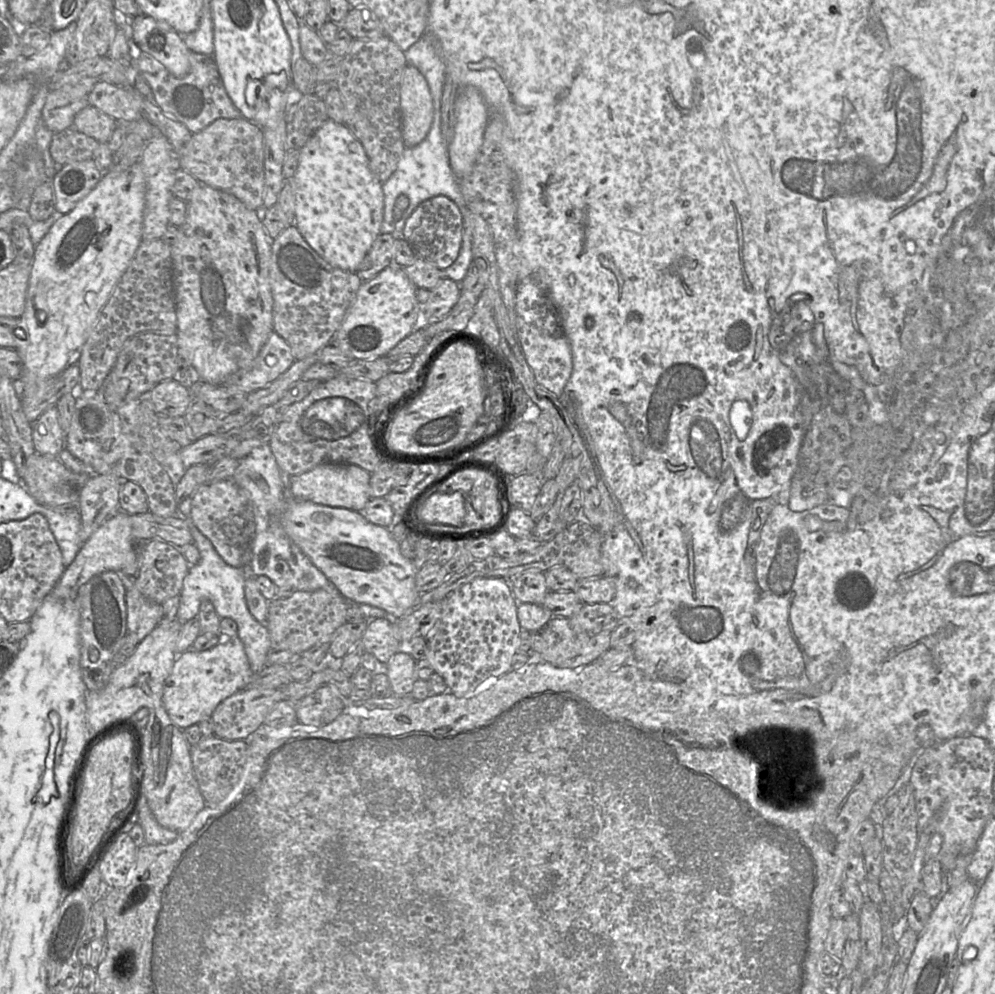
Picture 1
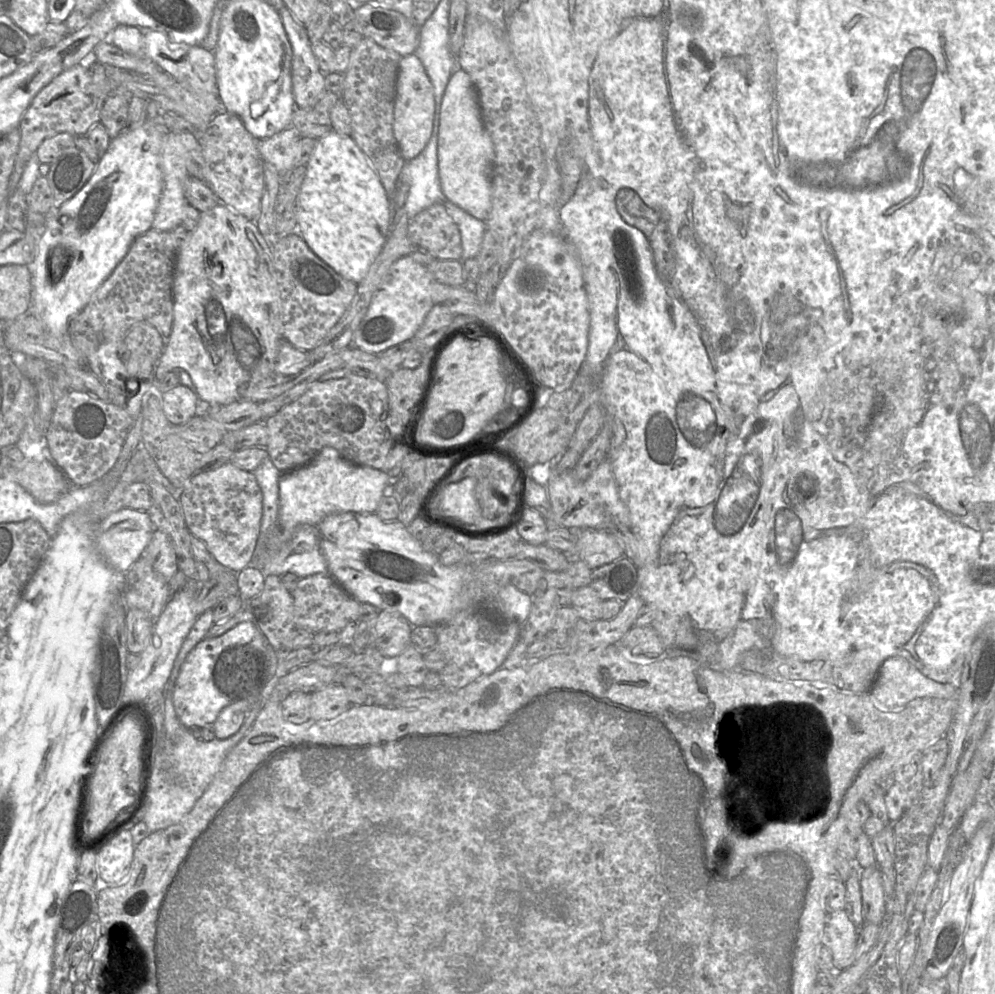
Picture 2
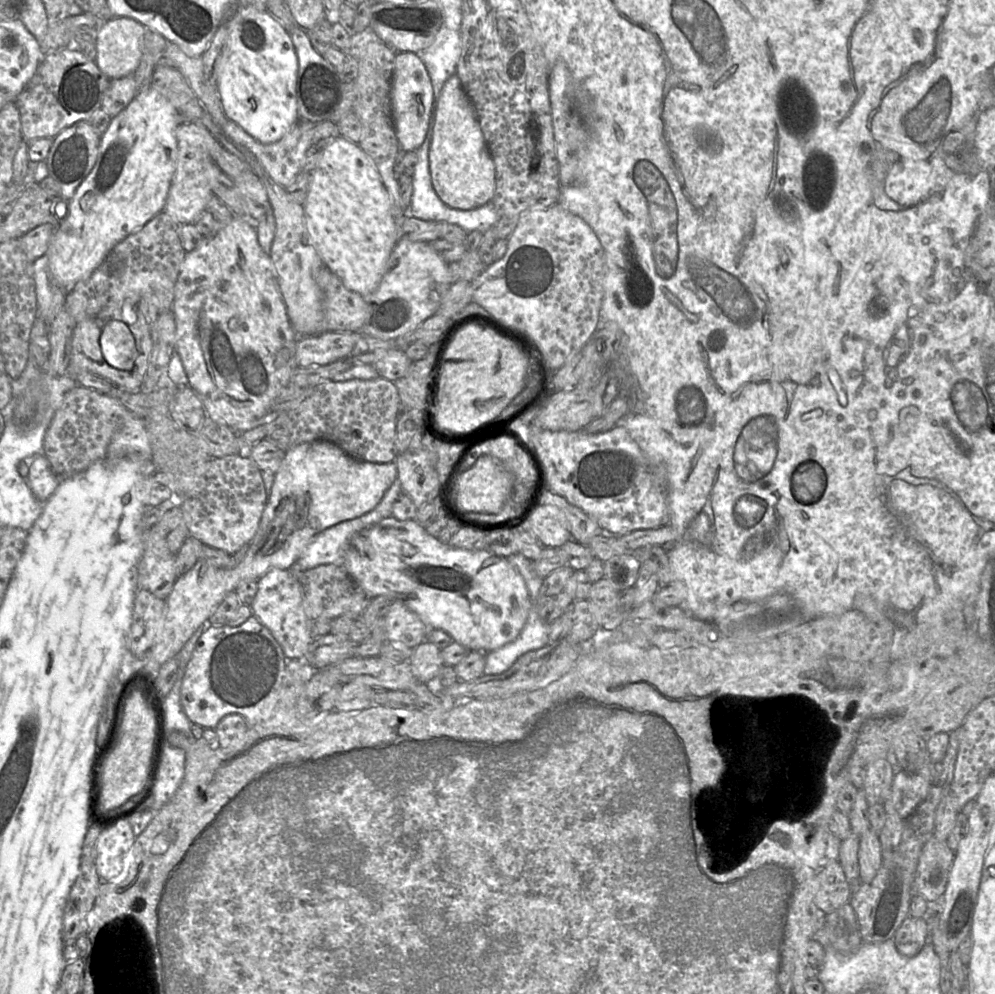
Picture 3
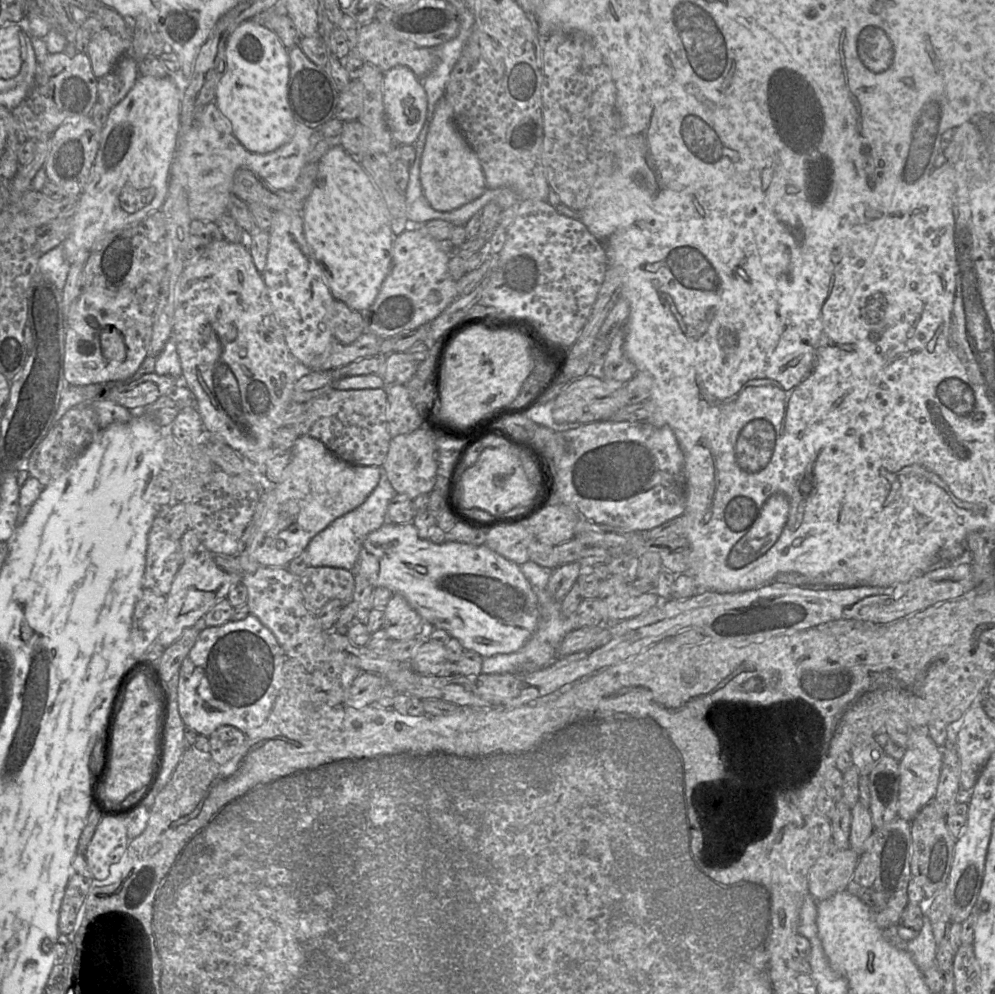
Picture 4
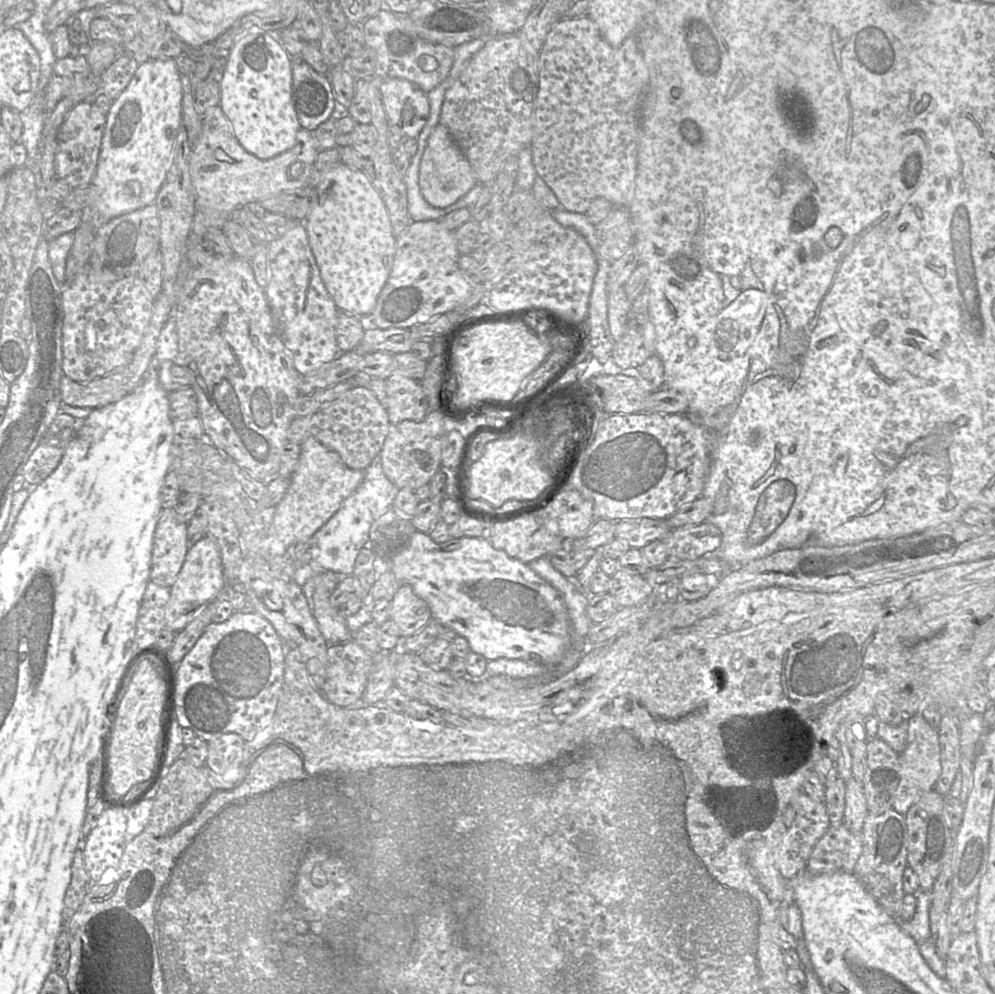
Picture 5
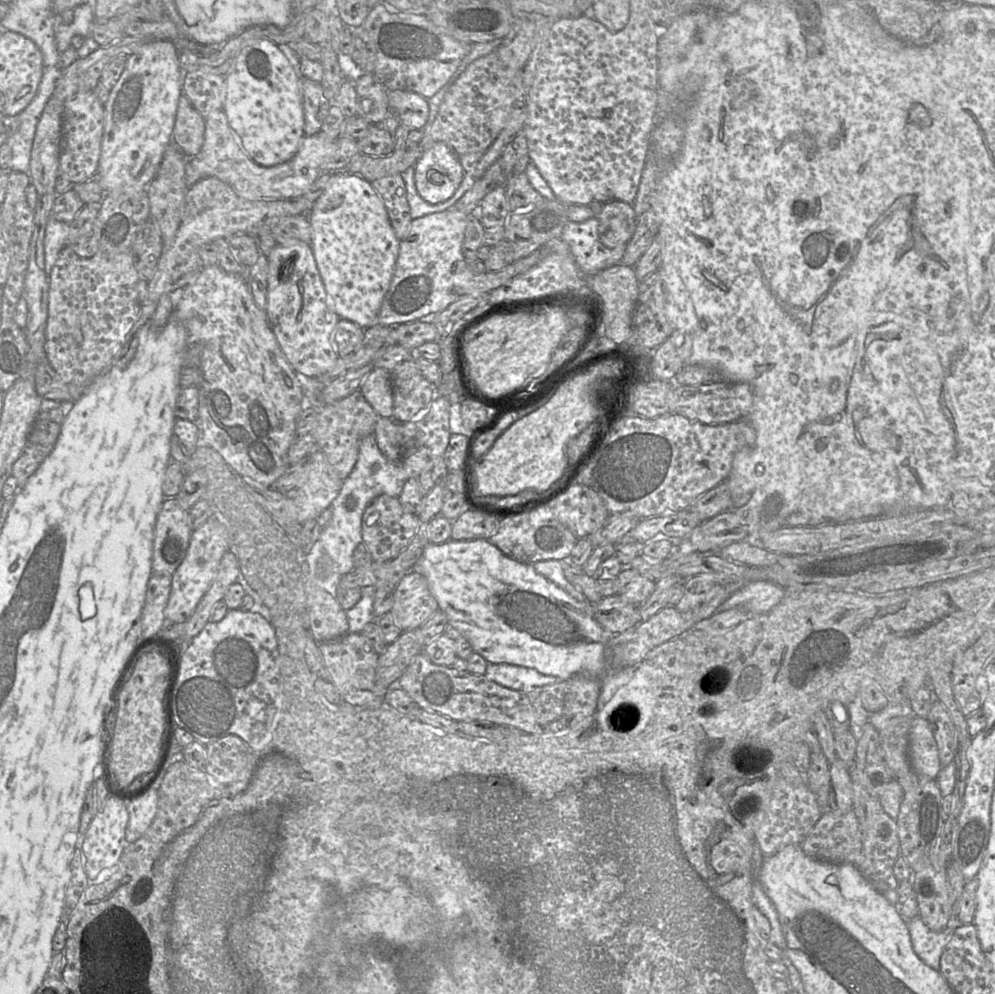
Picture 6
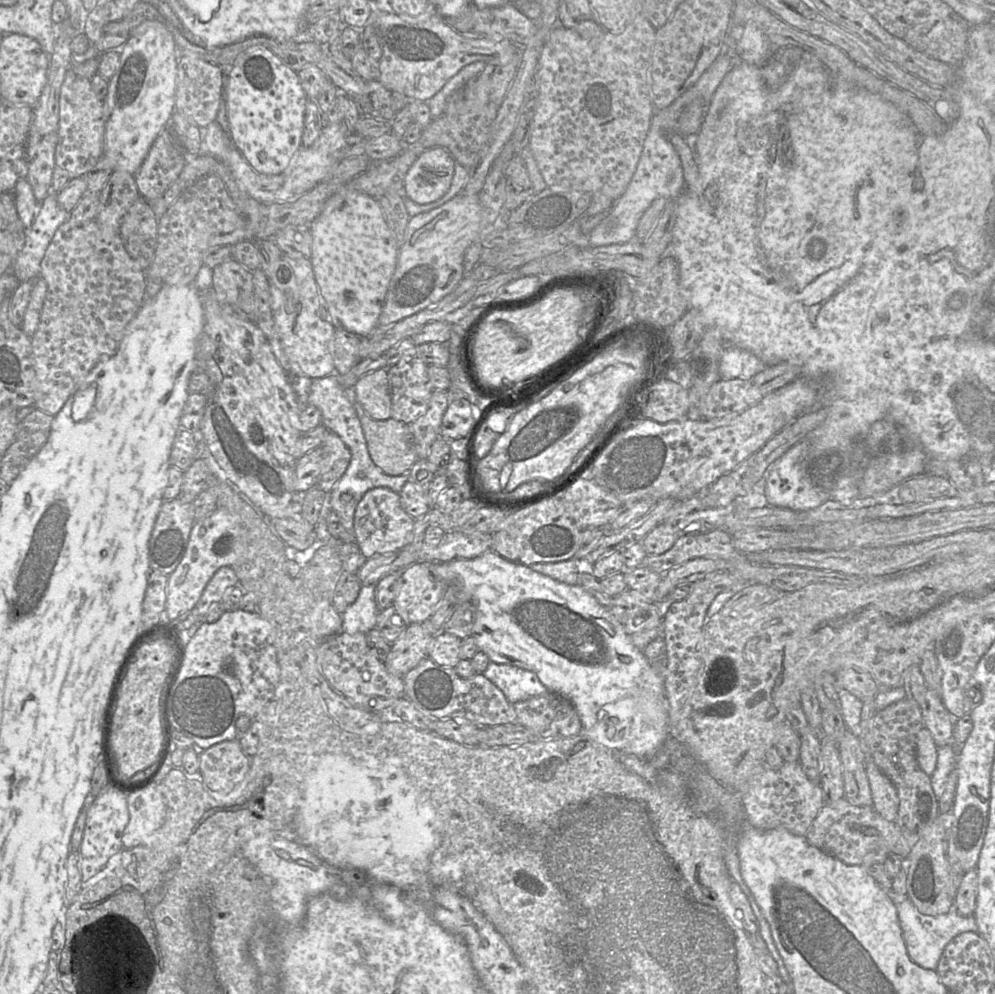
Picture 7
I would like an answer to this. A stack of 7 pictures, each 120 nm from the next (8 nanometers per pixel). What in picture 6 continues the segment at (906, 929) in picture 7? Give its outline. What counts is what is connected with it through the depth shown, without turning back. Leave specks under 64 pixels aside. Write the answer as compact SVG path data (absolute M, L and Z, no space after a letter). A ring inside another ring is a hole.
M920 916L907 921L907 928L914 952L929 967L939 971L943 950L953 932L953 921L940 932L931 930Z

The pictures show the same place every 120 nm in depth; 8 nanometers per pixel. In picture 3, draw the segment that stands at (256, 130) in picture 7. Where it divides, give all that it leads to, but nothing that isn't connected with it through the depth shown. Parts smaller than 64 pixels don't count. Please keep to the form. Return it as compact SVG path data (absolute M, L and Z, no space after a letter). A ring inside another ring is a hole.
M240 6L228 21L225 57L220 64L217 90L227 118L263 144L280 140L298 120L296 82L298 59L289 31L268 10Z

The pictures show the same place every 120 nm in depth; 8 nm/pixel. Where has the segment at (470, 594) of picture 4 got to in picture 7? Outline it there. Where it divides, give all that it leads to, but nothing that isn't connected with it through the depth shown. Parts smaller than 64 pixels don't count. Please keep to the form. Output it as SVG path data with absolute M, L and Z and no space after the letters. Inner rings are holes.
M488 550L473 559L456 559L450 562L440 562L440 576L441 579L456 589L458 604L465 601L471 601L474 604L475 621L471 636L475 639L478 650L484 652L491 662L508 664L534 672L549 692L560 695L573 704L581 720L582 731L590 738L597 739L601 738L602 735L613 735L612 740L617 738L617 735L614 735L611 730L612 726L608 726L613 724L608 724L609 721L606 719L601 720L605 705L635 695L638 691L639 678L643 671L650 665L650 662L645 657L643 651L639 650L633 644L631 635L625 632L621 623L611 614L608 608L601 605L581 585L569 585L559 582L532 570L530 566L509 561L493 550Z

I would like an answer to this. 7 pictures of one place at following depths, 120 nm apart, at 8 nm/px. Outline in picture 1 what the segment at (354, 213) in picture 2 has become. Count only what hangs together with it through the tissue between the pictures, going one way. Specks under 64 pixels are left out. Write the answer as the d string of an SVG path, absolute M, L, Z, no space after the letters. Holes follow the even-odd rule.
M327 119L300 149L298 167L292 178L294 225L325 261L356 272L381 233L384 213L382 183L371 170L361 142L345 124Z

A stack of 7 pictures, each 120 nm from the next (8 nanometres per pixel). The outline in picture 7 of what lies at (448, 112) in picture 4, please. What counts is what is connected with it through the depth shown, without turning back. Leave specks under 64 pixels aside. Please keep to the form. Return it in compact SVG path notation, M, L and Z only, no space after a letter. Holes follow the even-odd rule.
M442 147L424 151L413 163L404 179L405 195L417 204L429 204L449 190L456 161Z

